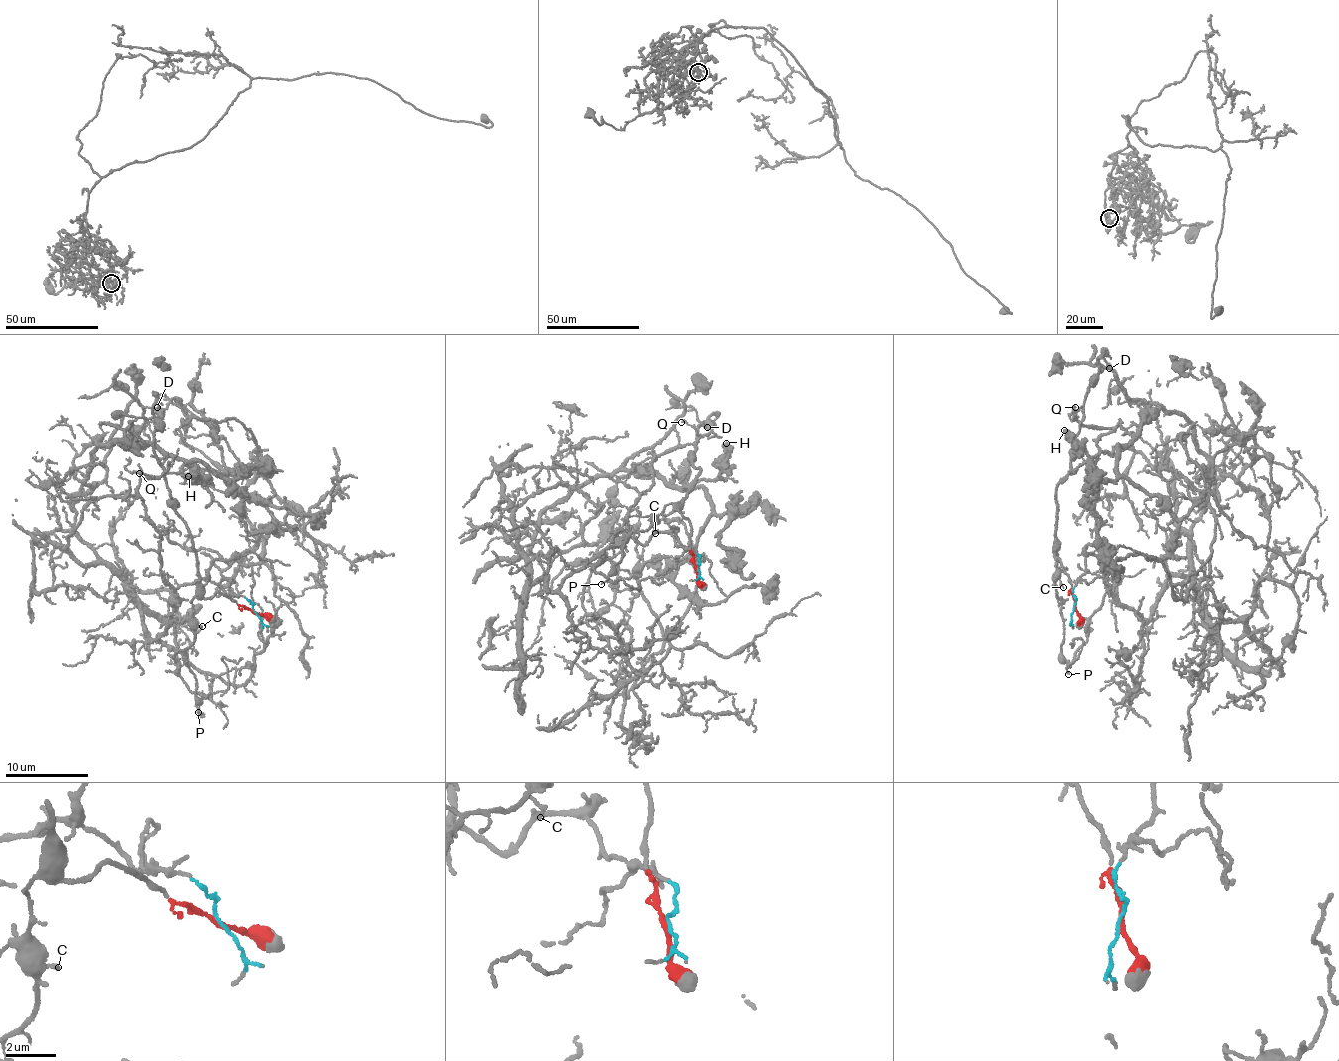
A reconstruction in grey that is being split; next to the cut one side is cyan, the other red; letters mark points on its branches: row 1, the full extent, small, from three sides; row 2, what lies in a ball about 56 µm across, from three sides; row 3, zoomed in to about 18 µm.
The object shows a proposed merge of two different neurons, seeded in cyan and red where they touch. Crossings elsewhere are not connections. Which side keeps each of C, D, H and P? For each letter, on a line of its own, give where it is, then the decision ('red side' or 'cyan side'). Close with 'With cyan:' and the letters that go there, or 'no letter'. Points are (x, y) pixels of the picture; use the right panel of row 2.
C: at (1063, 587); red side
D: at (1109, 368); red side
H: at (1064, 430); cyan side
P: at (1068, 674); red side
With cyan: H

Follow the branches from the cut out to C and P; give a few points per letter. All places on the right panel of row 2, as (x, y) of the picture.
C: (1073, 606), (1070, 581), (1055, 549), (1057, 573), (1063, 587)
P: (1073, 606), (1070, 581), (1054, 549), (1056, 595), (1061, 599), (1064, 636), (1062, 659), (1068, 674)

